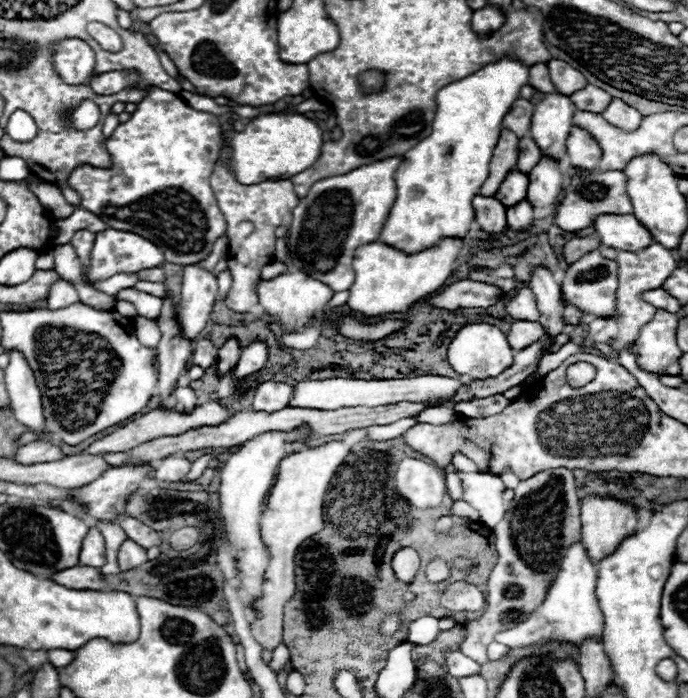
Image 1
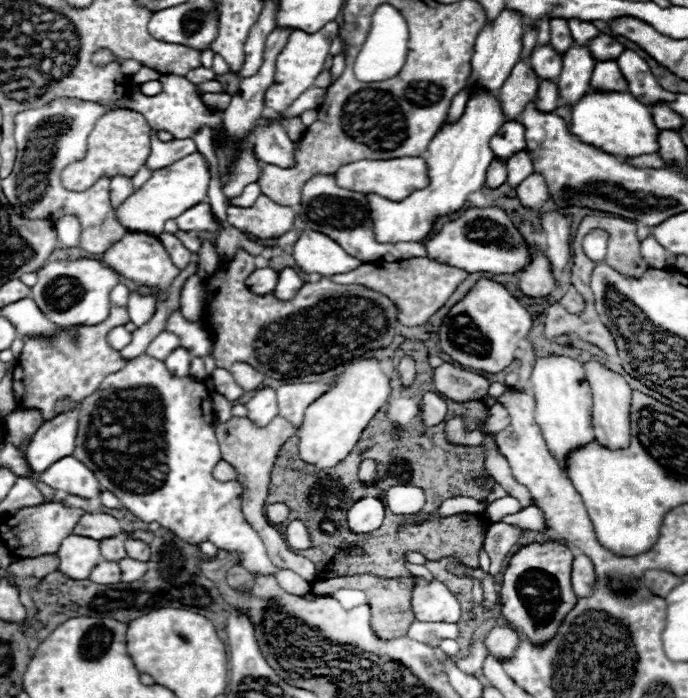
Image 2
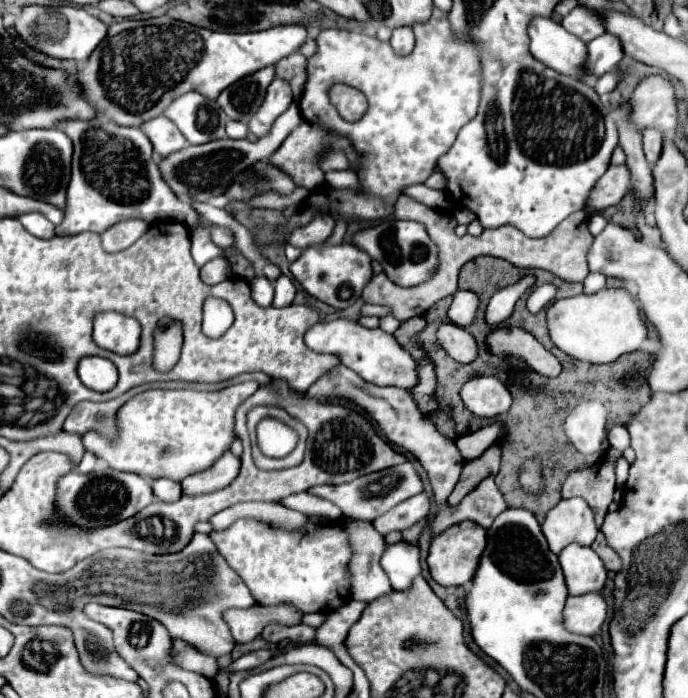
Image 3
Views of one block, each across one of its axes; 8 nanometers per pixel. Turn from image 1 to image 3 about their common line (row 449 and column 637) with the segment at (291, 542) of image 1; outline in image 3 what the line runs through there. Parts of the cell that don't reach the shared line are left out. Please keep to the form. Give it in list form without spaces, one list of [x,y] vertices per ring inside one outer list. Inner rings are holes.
[[[606,288],[596,294],[578,294],[572,298],[556,300],[546,310],[546,324],[550,338],[558,350],[572,360],[606,364],[614,362],[626,352],[638,350],[646,338],[646,324],[640,318],[640,308],[632,296],[622,288]]]

